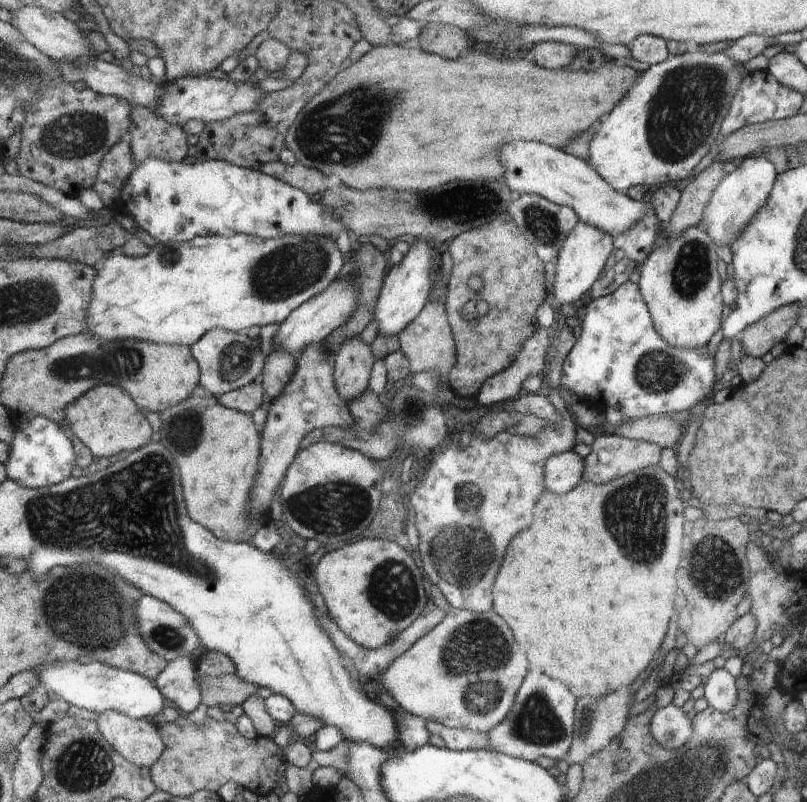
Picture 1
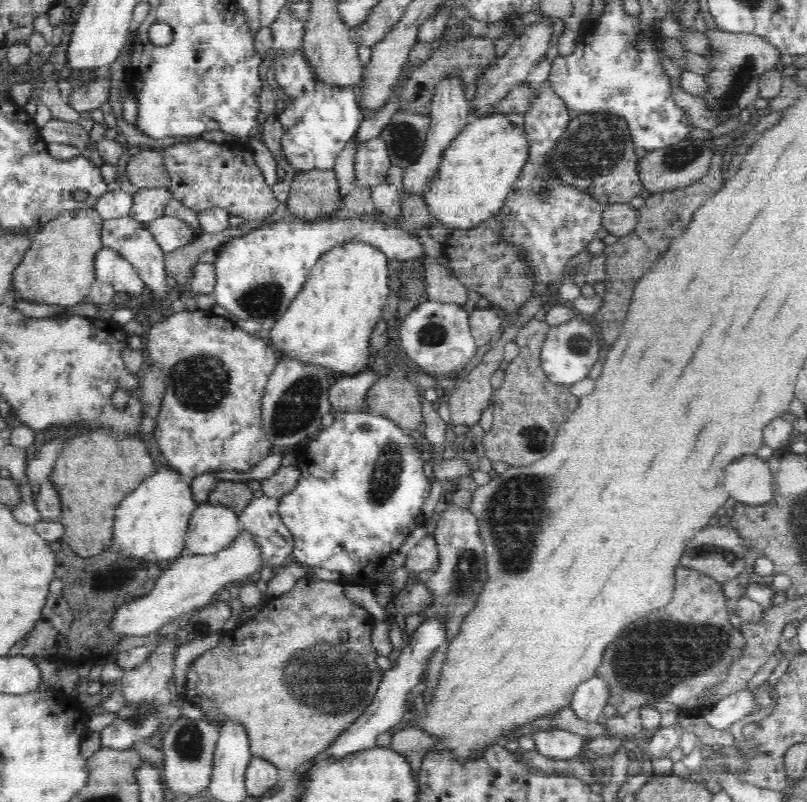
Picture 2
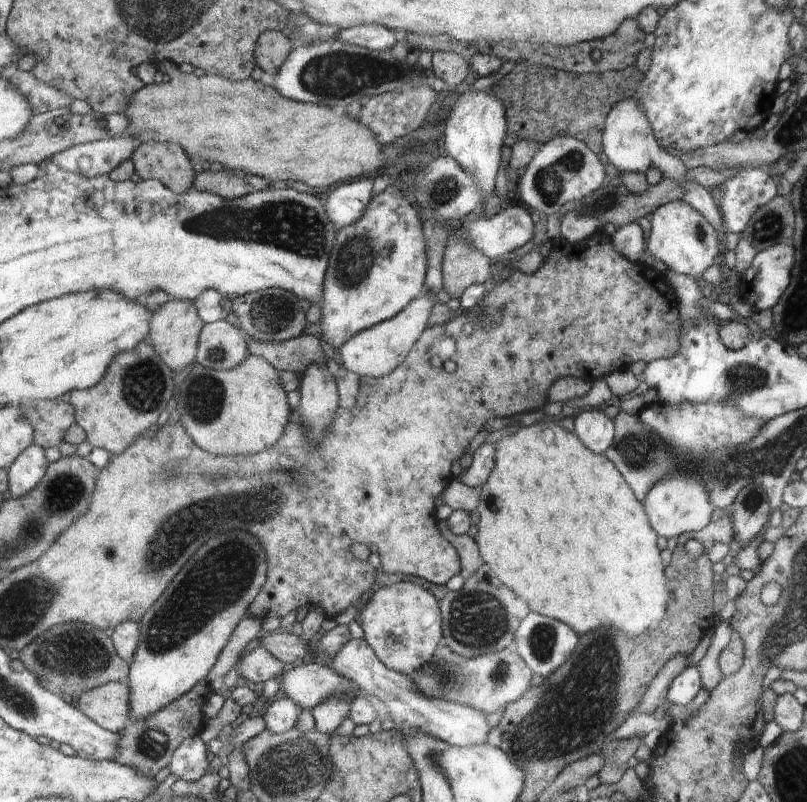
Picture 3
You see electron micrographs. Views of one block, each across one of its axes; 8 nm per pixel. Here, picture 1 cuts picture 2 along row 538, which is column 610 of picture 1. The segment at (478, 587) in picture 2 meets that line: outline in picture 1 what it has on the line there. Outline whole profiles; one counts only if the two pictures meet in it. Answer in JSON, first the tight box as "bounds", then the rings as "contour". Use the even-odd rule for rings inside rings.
{"bounds":[583,434,664,484],"contour":[[[598,434],[588,440],[592,451],[584,458],[583,480],[598,484],[613,481],[628,473],[636,472],[642,467],[659,465],[658,460],[660,460],[660,454],[664,449],[664,447],[651,442],[630,440],[620,435]]]}

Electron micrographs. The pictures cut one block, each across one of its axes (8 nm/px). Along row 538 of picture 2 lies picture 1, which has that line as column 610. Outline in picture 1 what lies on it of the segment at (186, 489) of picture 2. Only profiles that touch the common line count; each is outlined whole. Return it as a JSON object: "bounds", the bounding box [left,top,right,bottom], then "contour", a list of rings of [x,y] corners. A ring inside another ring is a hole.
{"bounds":[589,48,748,193],"contour":[[[691,48],[683,54],[670,55],[664,62],[650,65],[645,71],[640,72],[641,76],[637,78],[636,84],[632,86],[624,100],[620,102],[622,106],[618,106],[618,110],[614,110],[614,114],[610,114],[610,118],[606,118],[598,130],[596,136],[592,138],[589,148],[589,160],[592,166],[597,170],[601,177],[610,183],[610,186],[619,193],[627,193],[631,186],[658,186],[658,184],[668,184],[668,182],[676,182],[686,180],[694,177],[692,172],[696,165],[708,154],[710,146],[714,144],[721,132],[721,126],[725,122],[725,118],[729,114],[730,105],[733,104],[733,98],[736,97],[738,87],[741,85],[742,79],[748,75],[748,71],[744,68],[744,64],[735,61],[730,55],[722,52],[708,52],[708,50],[699,50],[698,48]]]}

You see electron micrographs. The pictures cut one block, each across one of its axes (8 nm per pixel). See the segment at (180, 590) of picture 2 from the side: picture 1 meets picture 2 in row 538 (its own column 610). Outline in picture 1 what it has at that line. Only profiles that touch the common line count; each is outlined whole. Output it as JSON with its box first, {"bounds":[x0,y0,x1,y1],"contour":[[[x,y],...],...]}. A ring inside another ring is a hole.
{"bounds":[552,222,612,303],"contour":[[[580,222],[564,242],[555,264],[556,273],[552,288],[555,299],[560,303],[575,303],[578,298],[582,298],[604,273],[612,254],[612,235],[591,224]]]}

